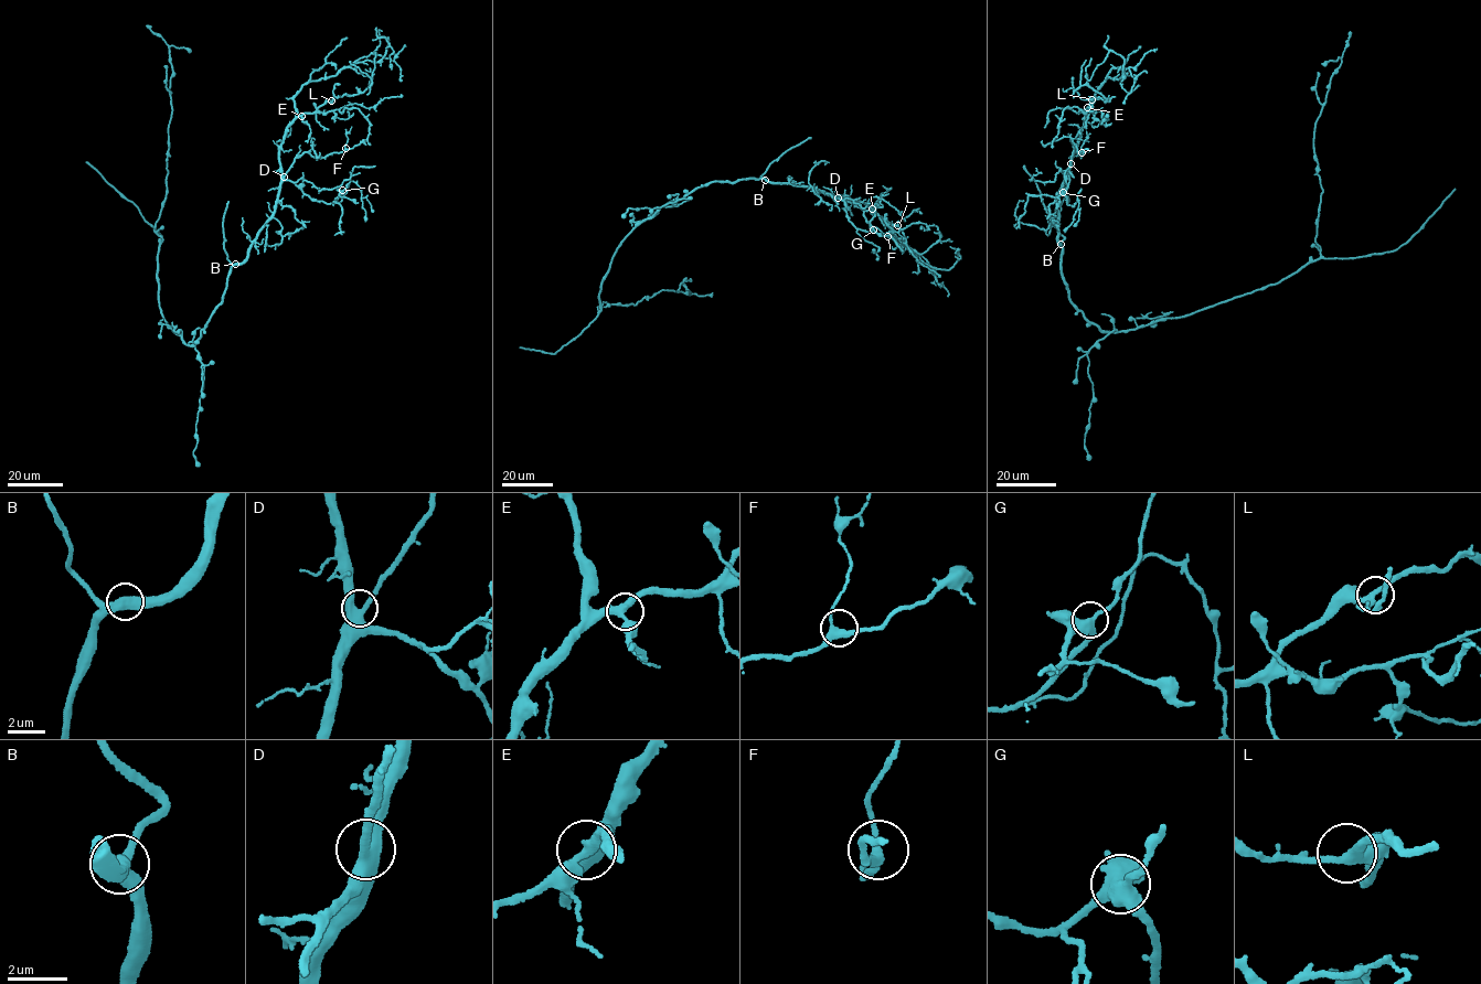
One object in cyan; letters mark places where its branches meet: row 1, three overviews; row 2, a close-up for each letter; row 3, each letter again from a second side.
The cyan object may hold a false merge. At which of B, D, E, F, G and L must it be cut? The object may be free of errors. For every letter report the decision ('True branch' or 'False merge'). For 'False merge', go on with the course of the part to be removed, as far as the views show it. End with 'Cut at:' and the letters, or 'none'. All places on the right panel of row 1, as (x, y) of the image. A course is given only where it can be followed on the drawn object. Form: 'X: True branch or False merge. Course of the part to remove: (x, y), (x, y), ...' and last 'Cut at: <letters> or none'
B: True branch
D: True branch
E: True branch
F: True branch
G: True branch
L: True branch
Cut at: none

